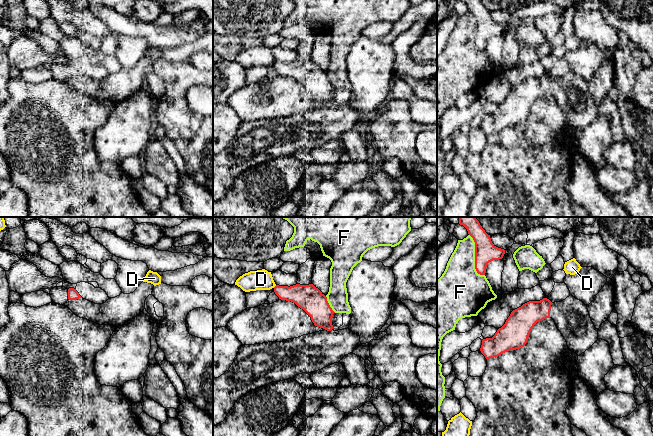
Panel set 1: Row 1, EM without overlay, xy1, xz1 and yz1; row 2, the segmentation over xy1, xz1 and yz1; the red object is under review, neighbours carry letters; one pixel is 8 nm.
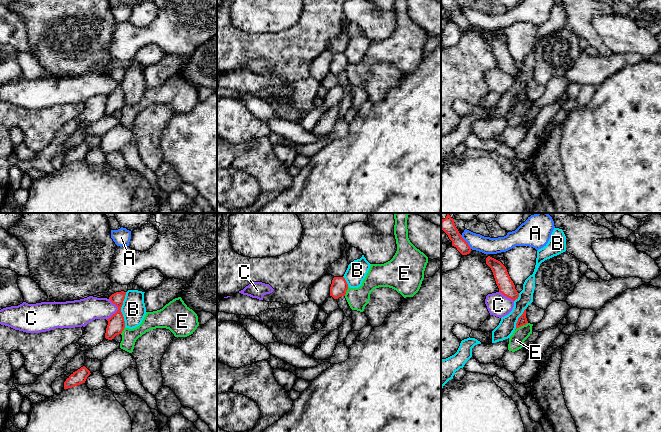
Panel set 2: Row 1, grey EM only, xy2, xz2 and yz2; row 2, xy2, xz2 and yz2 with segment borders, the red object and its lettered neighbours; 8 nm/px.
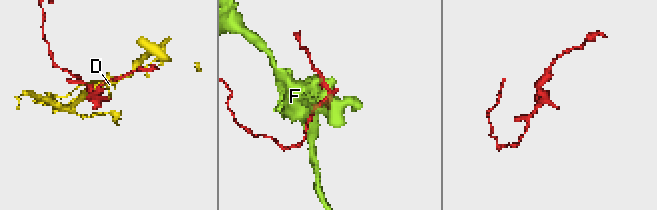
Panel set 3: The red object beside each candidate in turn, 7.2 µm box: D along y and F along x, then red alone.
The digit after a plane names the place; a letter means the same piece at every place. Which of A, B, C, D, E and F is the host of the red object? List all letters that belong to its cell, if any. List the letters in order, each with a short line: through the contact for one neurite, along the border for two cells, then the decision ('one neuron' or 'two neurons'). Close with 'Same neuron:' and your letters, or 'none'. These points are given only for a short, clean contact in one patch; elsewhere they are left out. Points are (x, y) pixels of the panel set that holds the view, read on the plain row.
A: two neurons
B: line xy2 (126, 68), (121, 83), (124, 103); two neurons
C: line xy2 (109, 74), (117, 83), (117, 86), (106, 95); two neurons
D: line xz1 (276, 61), (273, 63); two neurons
E: line yz2 (527, 98), (515, 106); two neurons
F: two neurons
Same neuron: none

